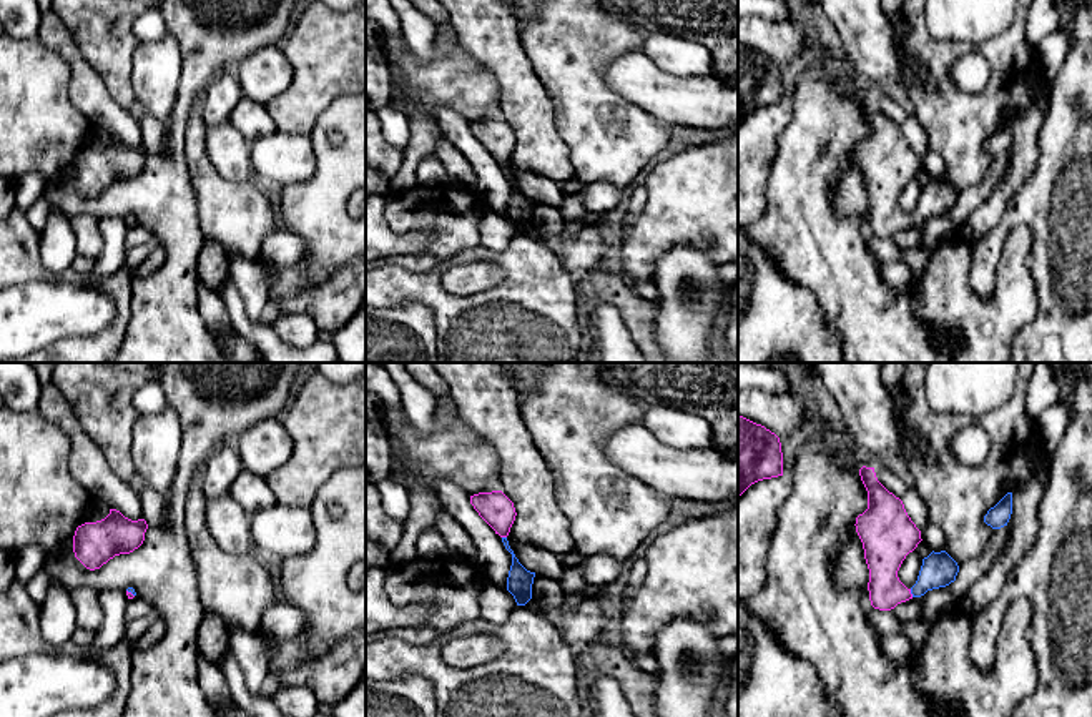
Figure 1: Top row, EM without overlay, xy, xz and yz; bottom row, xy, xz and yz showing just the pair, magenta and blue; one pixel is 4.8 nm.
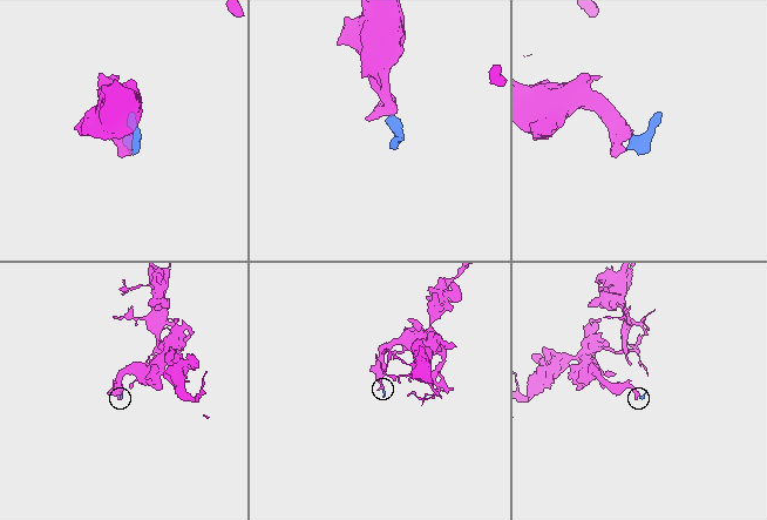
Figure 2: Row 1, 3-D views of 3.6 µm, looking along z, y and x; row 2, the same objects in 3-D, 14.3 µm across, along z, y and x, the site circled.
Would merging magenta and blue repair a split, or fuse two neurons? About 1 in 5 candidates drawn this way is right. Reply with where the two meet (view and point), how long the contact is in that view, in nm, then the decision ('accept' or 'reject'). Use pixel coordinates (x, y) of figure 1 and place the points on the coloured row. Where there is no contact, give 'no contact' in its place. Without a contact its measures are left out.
meets magenta in yz at (910, 593); contact 40 nm long; accept

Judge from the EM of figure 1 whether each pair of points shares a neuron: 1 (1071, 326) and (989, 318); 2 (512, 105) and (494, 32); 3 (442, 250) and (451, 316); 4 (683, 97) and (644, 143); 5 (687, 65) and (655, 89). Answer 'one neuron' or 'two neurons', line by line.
1: two neurons
2: one neuron
3: two neurons
4: two neurons
5: two neurons

